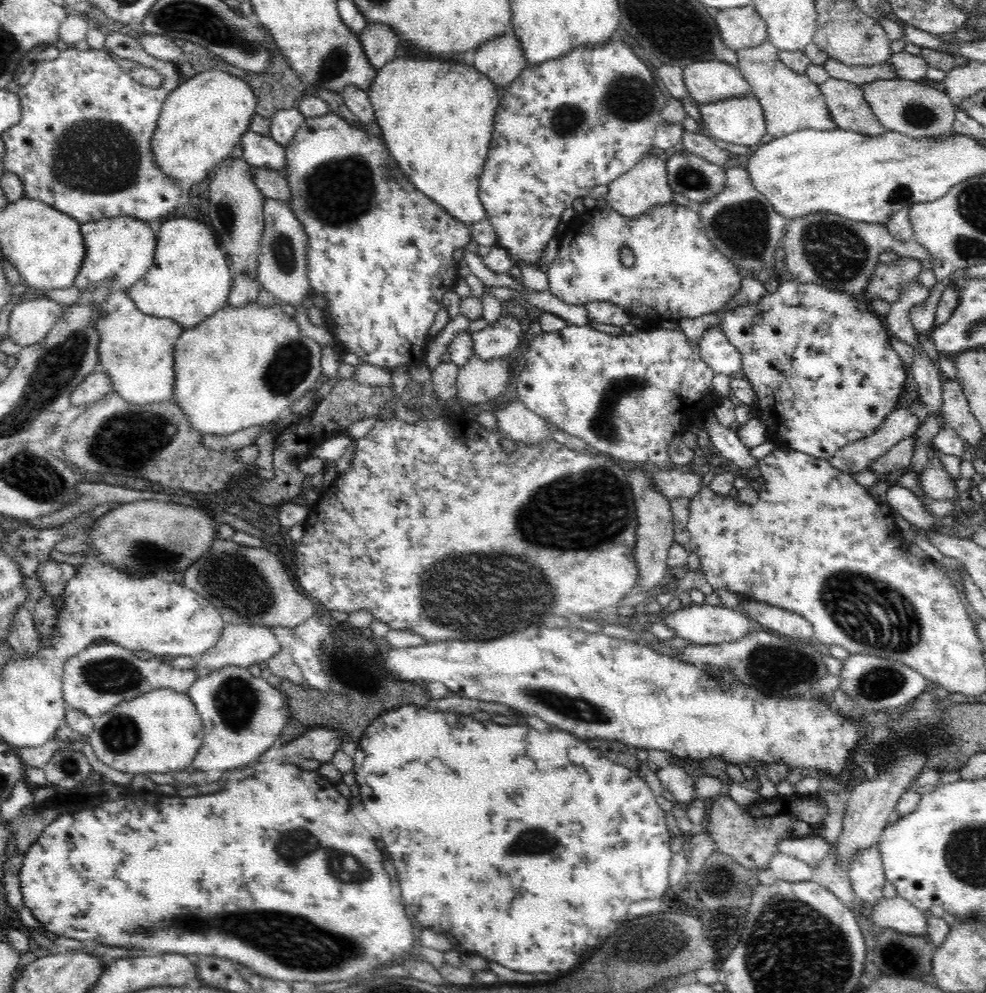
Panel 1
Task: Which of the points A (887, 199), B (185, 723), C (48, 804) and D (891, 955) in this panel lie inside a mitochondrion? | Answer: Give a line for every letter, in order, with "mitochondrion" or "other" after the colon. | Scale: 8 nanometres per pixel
A: other
B: other
C: mitochondrion
D: other

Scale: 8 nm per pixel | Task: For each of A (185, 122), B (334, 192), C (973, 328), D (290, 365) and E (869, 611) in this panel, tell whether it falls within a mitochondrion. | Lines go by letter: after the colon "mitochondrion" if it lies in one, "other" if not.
A: other
B: mitochondrion
C: mitochondrion
D: mitochondrion
E: mitochondrion

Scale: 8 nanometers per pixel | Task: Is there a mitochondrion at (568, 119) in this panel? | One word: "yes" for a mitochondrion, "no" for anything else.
yes

